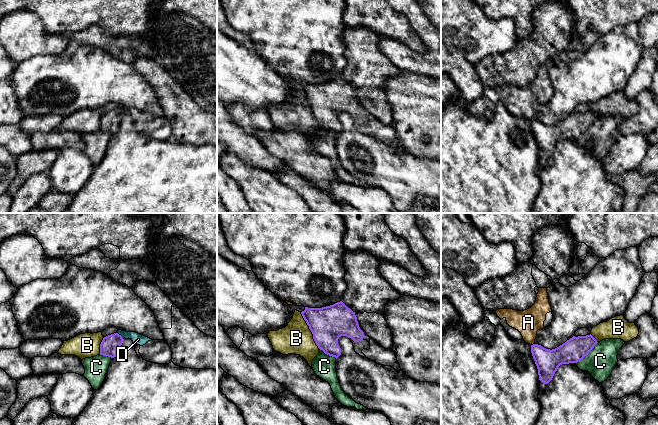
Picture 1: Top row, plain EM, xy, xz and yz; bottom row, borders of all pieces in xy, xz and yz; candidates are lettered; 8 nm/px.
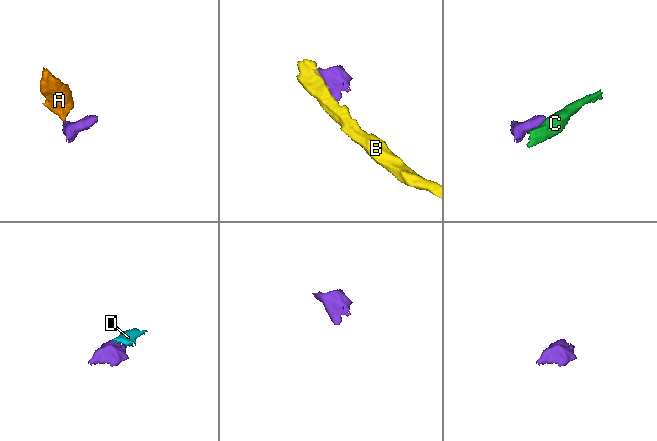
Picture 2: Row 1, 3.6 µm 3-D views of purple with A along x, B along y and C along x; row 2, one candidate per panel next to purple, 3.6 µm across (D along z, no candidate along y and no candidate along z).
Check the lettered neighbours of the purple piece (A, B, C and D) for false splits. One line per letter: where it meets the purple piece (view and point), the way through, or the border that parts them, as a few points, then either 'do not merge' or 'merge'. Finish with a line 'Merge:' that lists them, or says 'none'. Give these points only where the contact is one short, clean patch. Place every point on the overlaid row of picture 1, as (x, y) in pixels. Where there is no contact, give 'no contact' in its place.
A: contact yz (533, 344); border yz (534, 343), (531, 345); do not merge
B: contact xz (310, 329); do not merge
C: contact yz (587, 354); border yz (598, 342), (576, 363); do not merge
D: contact xy (120, 335); way xy (110, 345), (120, 335), (132, 335), (138, 339); merge
Merge: D

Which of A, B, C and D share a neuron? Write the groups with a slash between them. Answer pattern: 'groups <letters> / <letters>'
groups A / B / C / D

